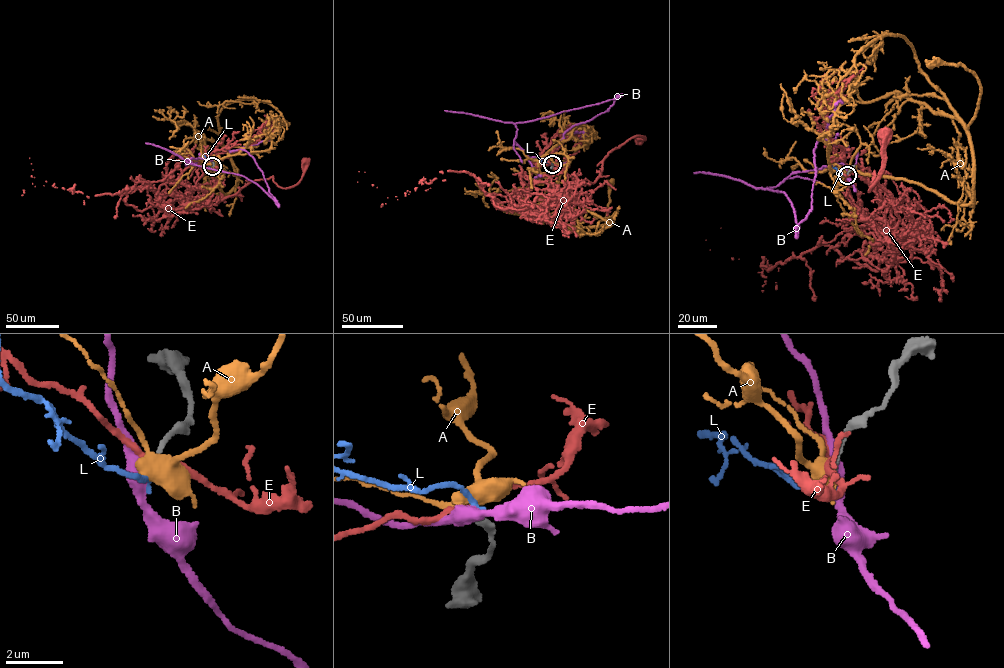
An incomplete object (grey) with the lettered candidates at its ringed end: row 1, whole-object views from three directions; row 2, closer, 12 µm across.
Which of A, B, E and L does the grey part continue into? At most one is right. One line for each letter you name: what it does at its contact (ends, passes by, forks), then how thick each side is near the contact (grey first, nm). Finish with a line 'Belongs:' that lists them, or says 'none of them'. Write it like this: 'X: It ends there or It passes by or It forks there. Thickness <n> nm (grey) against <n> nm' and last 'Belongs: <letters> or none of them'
L: It ends there. Thickness 140 nm (grey) against 190 nm
Belongs: L

